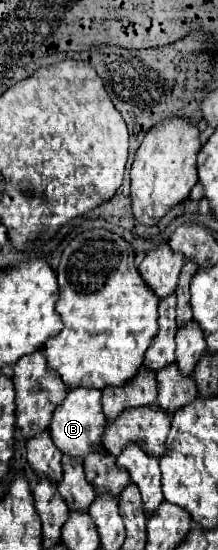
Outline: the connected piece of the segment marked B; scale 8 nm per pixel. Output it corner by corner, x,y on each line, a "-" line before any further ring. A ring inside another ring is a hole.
68,388
64,402
52,414
52,424
50,424
52,440
62,452
82,460
92,450
92,446
102,442
106,418
102,412
100,398
102,398
102,392
98,388

